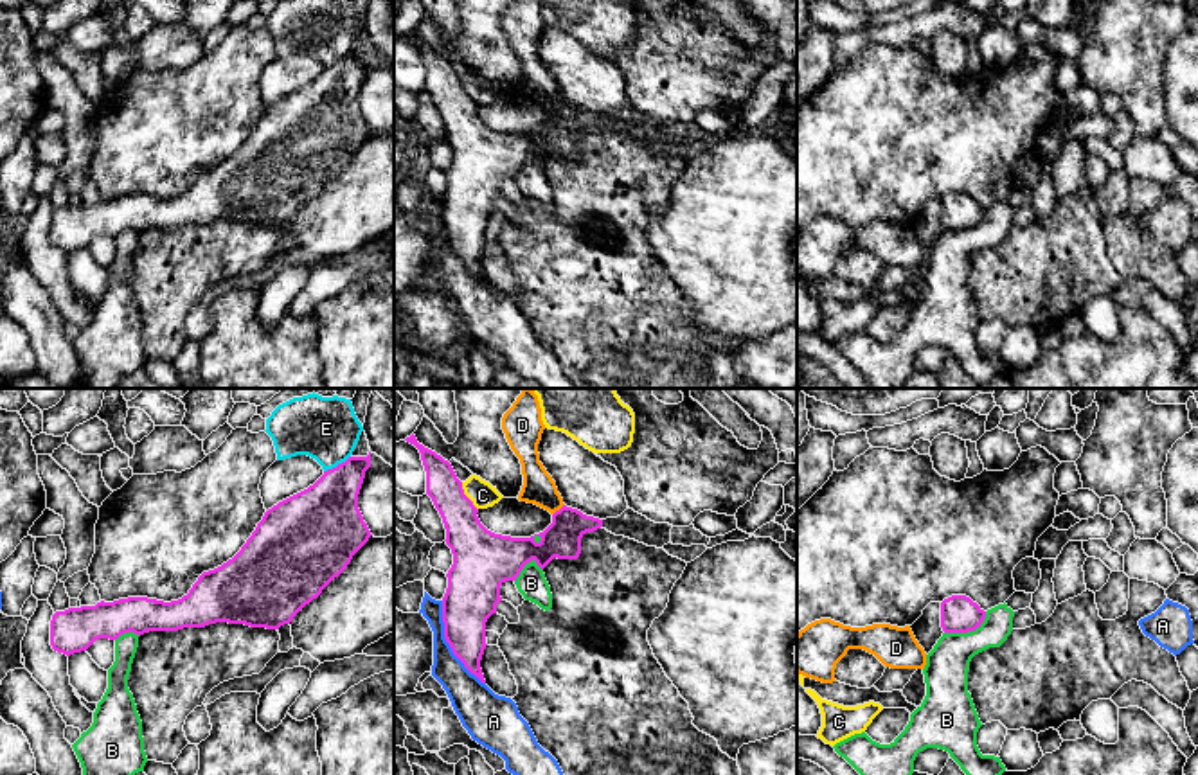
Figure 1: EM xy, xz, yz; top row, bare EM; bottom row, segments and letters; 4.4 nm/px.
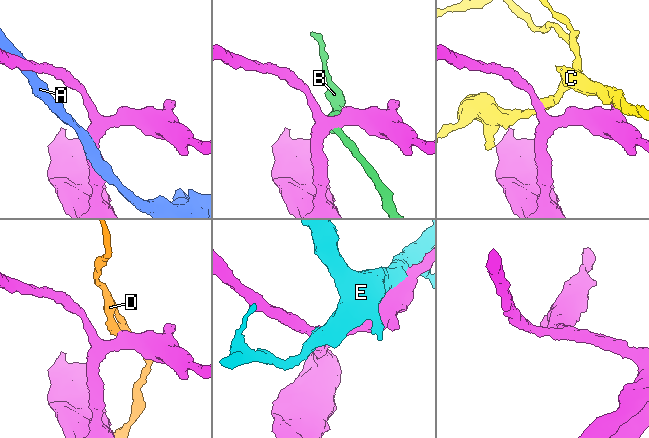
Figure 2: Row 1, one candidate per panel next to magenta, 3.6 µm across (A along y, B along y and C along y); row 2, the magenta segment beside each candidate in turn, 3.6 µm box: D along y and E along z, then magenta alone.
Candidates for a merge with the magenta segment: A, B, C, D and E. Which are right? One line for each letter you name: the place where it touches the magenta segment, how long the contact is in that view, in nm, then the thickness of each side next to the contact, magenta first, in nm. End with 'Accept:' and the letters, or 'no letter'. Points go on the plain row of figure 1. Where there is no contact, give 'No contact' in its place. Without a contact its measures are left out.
Accept: no letter

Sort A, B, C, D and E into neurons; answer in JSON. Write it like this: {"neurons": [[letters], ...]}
{"neurons": [["A"], ["B"], ["C"], ["D"], ["E"]]}

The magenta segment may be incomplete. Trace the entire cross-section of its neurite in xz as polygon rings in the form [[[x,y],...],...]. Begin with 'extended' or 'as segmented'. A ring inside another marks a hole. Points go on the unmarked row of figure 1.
as segmented | [[[416,32],[405,36],[414,41],[426,68],[426,92],[432,95],[439,108],[444,126],[446,142],[451,146],[453,162],[448,167],[448,185],[443,194],[443,219],[444,236],[450,241],[453,252],[464,261],[464,264],[486,281],[480,257],[486,246],[486,219],[496,210],[496,201],[502,198],[500,183],[505,178],[516,178],[520,169],[532,156],[543,167],[554,155],[577,156],[581,151],[581,135],[586,129],[594,129],[603,124],[603,117],[586,113],[577,106],[563,102],[552,111],[552,120],[540,131],[531,135],[511,135],[487,128],[477,110],[478,106],[464,92],[462,79],[457,76],[451,61],[435,49],[417,40]]]

